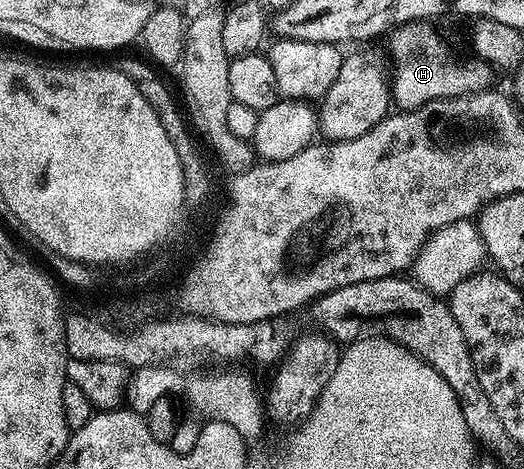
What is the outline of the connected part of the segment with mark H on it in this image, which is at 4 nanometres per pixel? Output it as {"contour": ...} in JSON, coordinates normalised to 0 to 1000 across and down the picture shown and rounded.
{"contour":[[[821,47],[765,51],[742,70],[744,128],[752,134],[748,162],[750,220],[767,235],[807,230],[828,213],[863,213],[870,205],[893,205],[924,192],[924,175],[939,175],[939,149],[920,149],[918,132],[887,136],[859,113],[840,70]]]}

